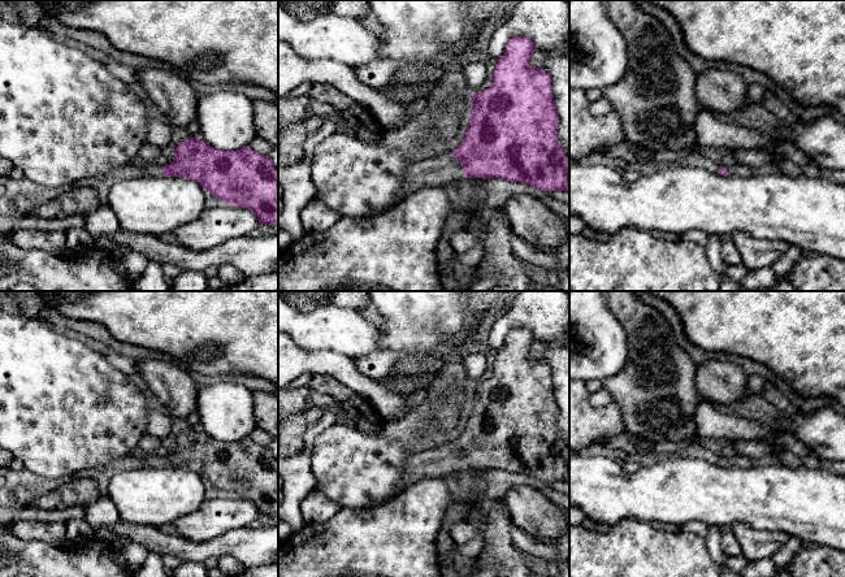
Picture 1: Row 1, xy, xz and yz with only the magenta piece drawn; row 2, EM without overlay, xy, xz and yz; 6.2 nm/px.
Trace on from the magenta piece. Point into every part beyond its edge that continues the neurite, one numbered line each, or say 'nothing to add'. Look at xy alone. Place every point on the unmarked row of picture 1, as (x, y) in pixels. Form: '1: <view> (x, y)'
1: xy (150, 460)

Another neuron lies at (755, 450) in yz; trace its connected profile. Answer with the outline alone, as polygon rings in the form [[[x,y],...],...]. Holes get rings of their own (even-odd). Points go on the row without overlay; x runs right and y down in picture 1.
[[[780,431],[772,442],[766,441],[736,441],[723,444],[731,444],[737,455],[751,459],[754,463],[767,459],[777,447],[784,447],[785,450],[793,452],[798,457],[805,457],[806,447],[796,437],[789,433]]]

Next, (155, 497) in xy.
[[[142,465],[114,474],[108,496],[116,504],[120,520],[161,528],[200,507],[204,483],[192,470]]]

